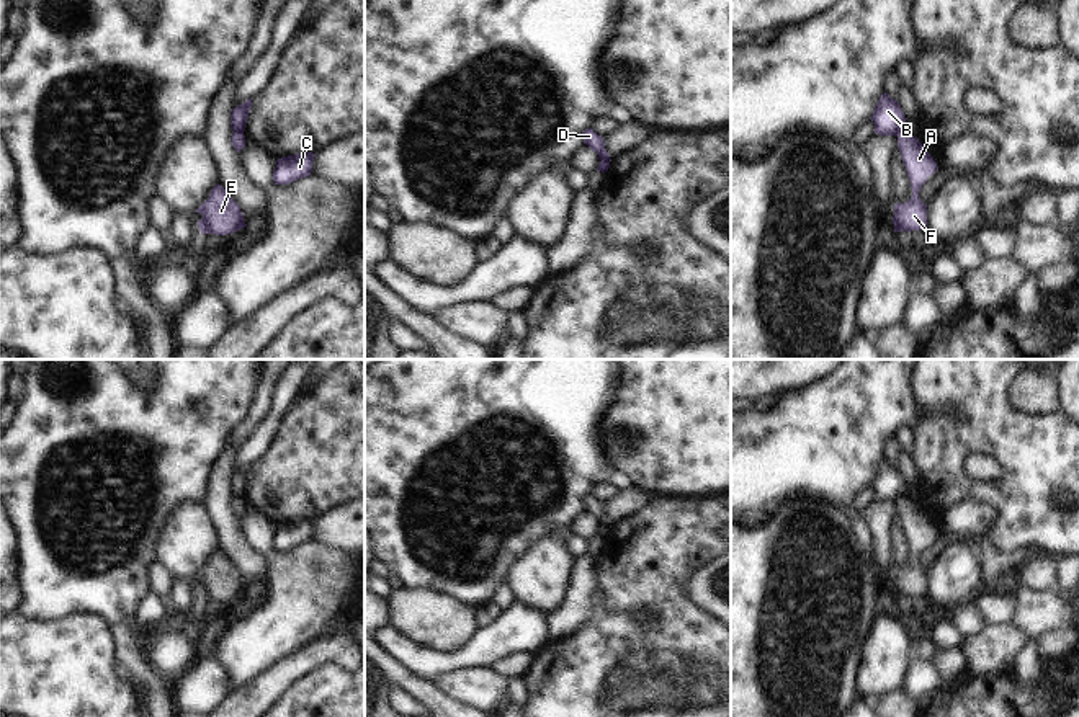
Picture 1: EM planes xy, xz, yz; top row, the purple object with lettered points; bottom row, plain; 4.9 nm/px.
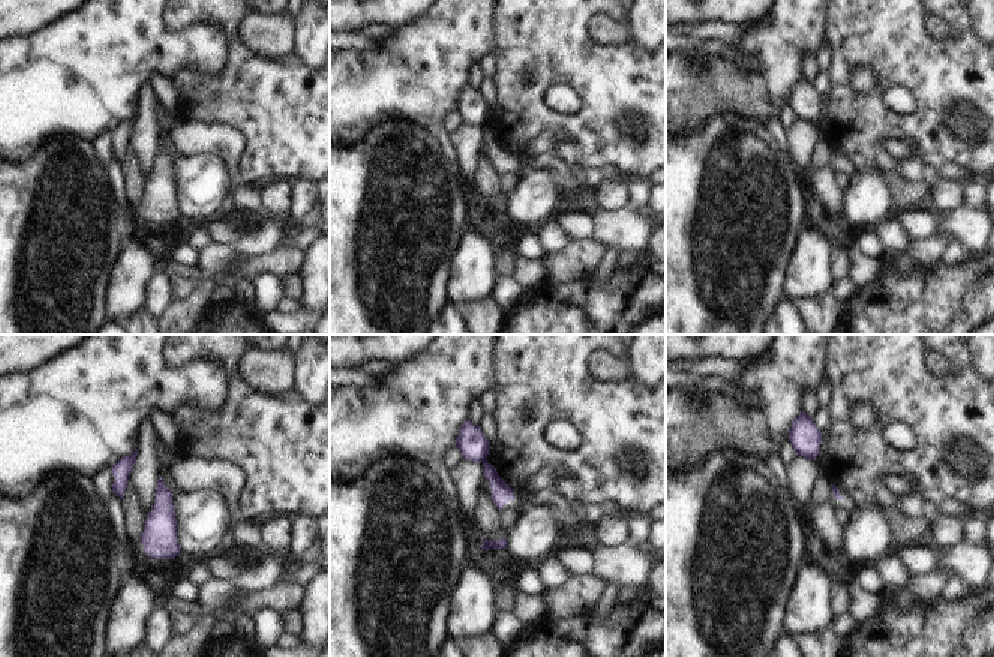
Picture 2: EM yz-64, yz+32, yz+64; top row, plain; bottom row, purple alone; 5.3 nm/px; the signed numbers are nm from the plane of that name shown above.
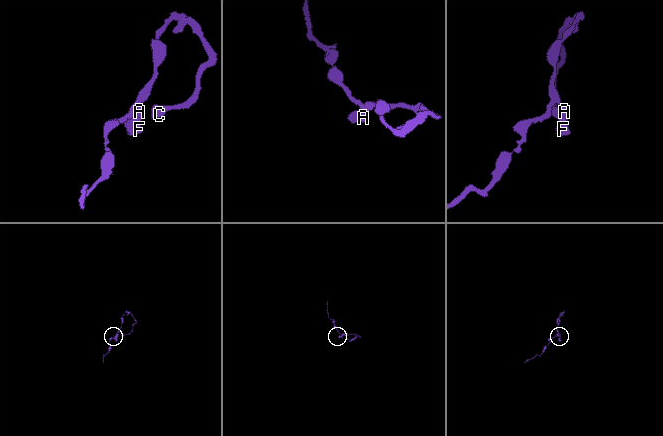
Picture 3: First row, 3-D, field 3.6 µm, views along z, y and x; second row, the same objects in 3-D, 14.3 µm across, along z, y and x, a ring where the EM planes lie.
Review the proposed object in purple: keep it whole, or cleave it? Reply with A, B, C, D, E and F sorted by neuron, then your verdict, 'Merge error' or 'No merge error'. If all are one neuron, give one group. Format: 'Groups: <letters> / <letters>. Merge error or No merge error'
Groups: A E F / B C D. Merge error

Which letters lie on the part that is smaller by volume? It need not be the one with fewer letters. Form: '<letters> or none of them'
A, E, F

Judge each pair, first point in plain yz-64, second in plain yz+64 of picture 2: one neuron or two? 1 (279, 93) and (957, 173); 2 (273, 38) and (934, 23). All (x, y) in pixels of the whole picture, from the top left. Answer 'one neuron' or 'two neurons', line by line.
1: two neurons
2: one neuron

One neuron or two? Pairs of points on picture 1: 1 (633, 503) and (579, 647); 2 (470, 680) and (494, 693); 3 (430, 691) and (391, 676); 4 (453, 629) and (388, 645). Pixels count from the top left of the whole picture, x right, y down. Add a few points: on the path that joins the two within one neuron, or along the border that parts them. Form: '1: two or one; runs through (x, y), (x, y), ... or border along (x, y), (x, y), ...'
1: two; border along (653, 495), (612, 526)
2: one; runs through (476, 686), (488, 693)
3: one; runs through (420, 690), (401, 676)
4: two; border along (391, 626), (406, 637), (447, 654)

